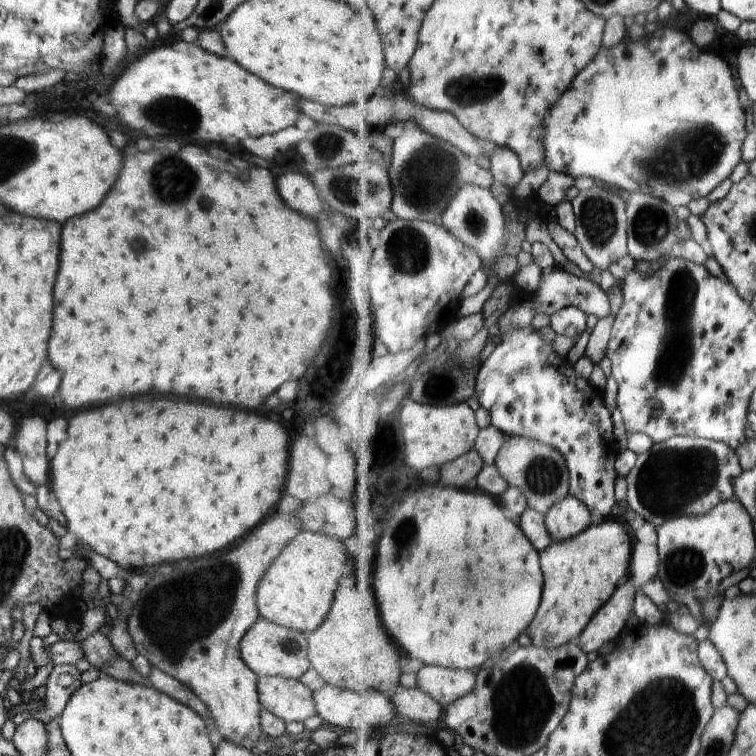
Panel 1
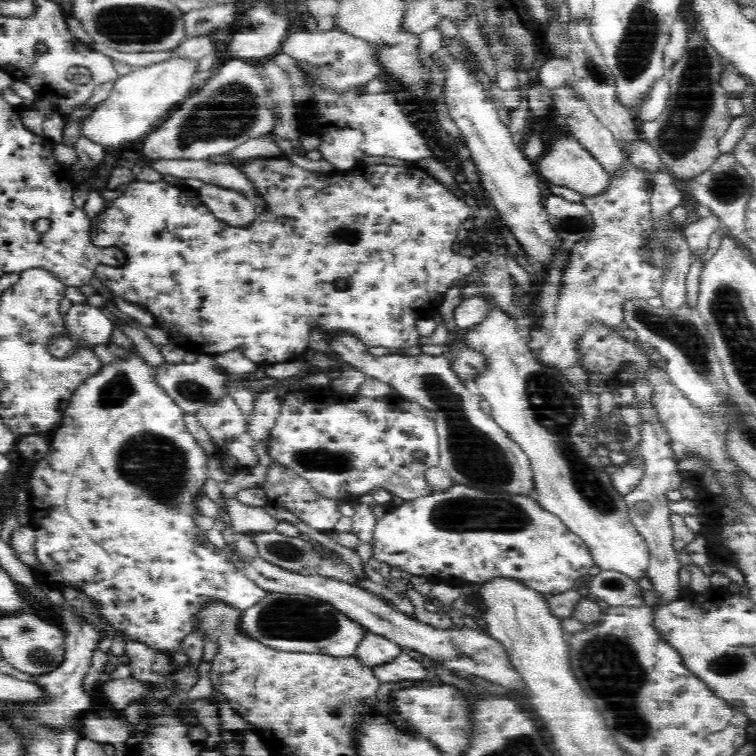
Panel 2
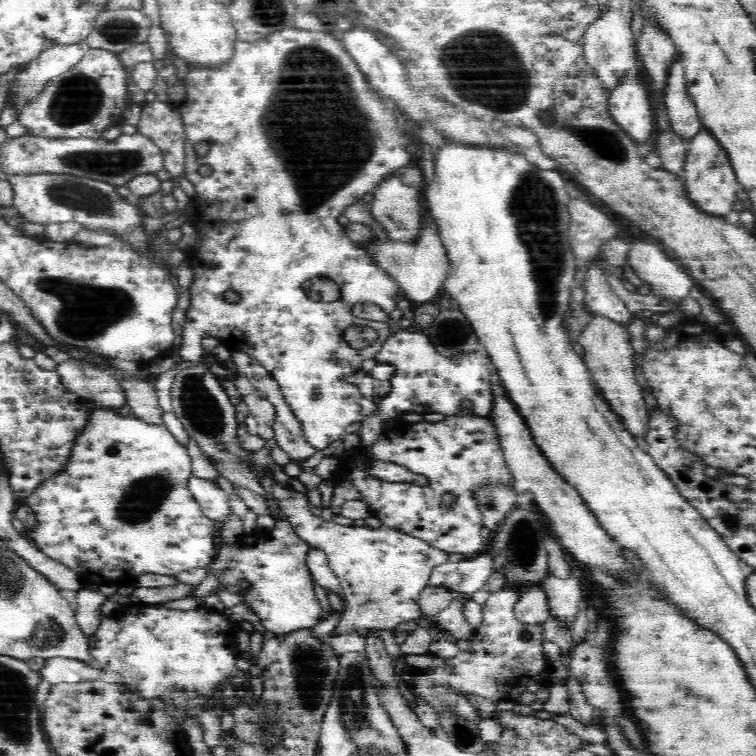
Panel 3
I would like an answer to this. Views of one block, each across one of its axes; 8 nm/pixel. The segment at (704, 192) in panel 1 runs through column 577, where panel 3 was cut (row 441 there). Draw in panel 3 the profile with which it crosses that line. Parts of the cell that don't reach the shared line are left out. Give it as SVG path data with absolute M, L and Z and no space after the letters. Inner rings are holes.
M95 410L91 418L91 424L87 431L80 436L75 451L72 452L72 461L67 472L57 476L56 479L44 484L40 491L35 492L27 505L32 509L38 520L38 525L31 530L27 530L28 537L36 541L36 545L44 553L66 563L75 568L82 575L84 584L114 584L117 587L135 585L134 575L142 571L154 571L154 573L173 576L179 570L186 570L194 567L204 567L213 559L218 538L218 523L204 515L199 509L198 503L194 500L192 493L188 489L188 480L192 476L191 462L186 447L176 441L172 432L165 426L156 424L146 424L136 416L132 418L120 418L115 412L104 412Z

